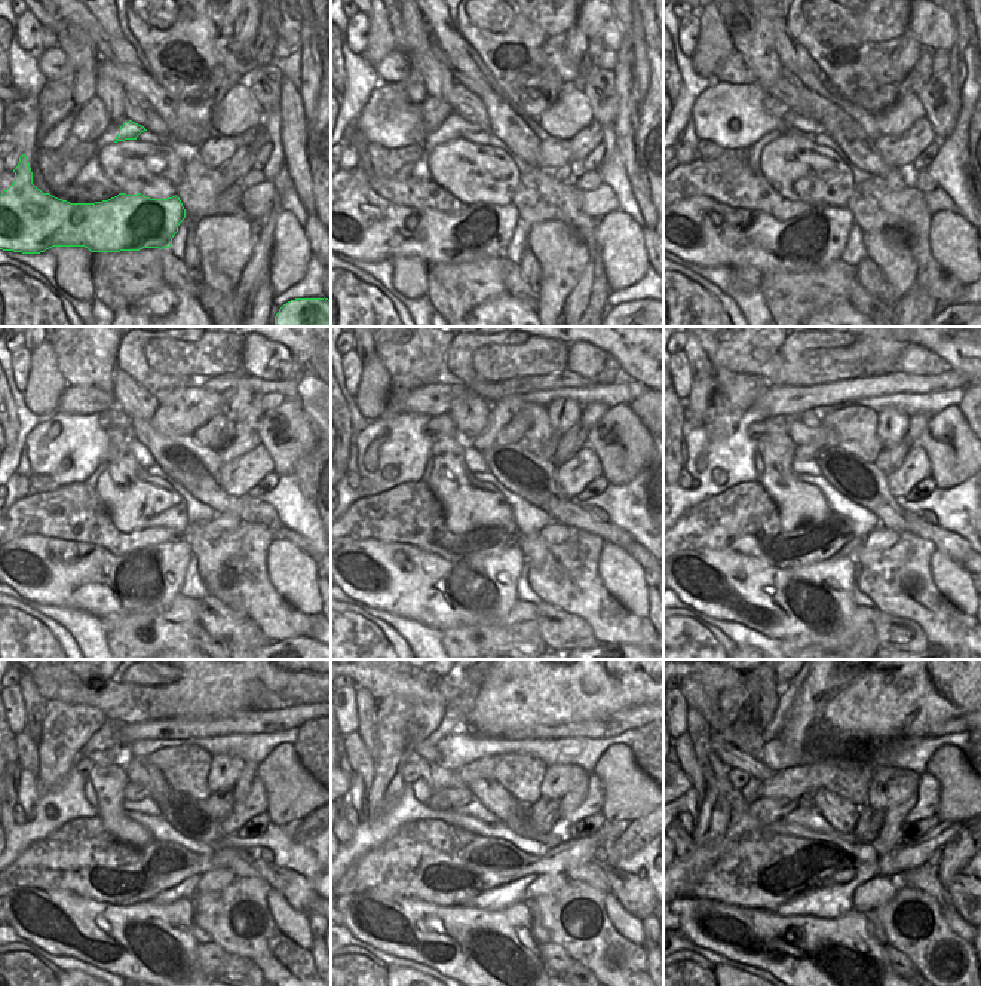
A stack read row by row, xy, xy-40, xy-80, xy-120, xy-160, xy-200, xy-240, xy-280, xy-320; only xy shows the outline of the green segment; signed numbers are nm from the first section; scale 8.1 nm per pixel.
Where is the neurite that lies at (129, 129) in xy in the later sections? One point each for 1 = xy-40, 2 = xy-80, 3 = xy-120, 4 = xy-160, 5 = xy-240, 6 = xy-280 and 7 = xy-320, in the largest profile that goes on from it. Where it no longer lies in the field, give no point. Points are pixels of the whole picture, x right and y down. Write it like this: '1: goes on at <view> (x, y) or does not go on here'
1: goes on at xy-40 (463, 126)
2: goes on at xy-80 (806, 123)
3: goes on at xy-120 (141, 455)
4: goes on at xy-160 (475, 462)
5: goes on at xy-240 (147, 805)
6: goes on at xy-280 (475, 808)
7: goes on at xy-320 (806, 815)

